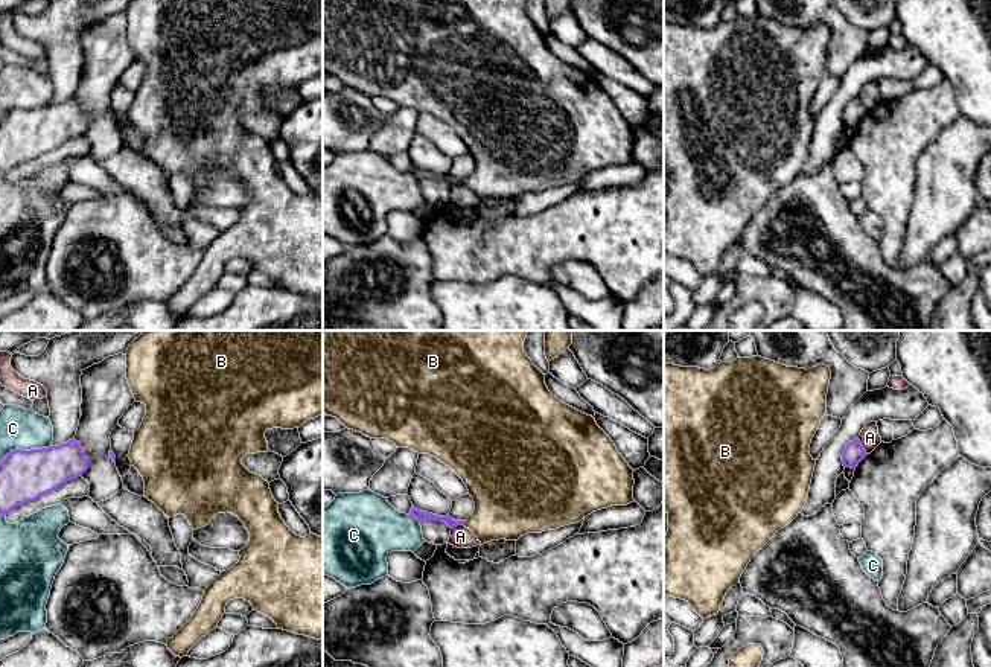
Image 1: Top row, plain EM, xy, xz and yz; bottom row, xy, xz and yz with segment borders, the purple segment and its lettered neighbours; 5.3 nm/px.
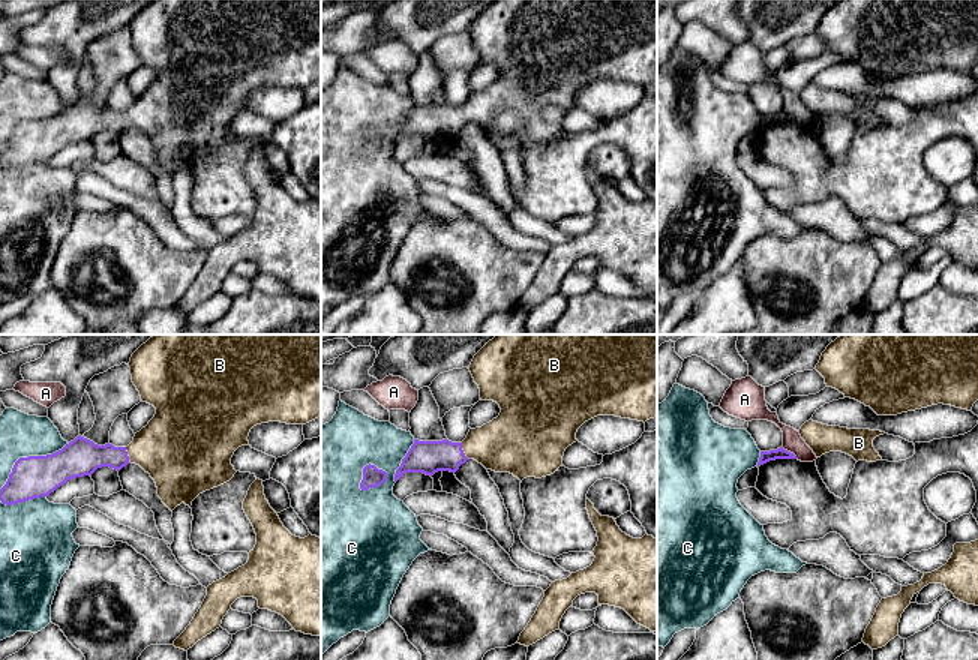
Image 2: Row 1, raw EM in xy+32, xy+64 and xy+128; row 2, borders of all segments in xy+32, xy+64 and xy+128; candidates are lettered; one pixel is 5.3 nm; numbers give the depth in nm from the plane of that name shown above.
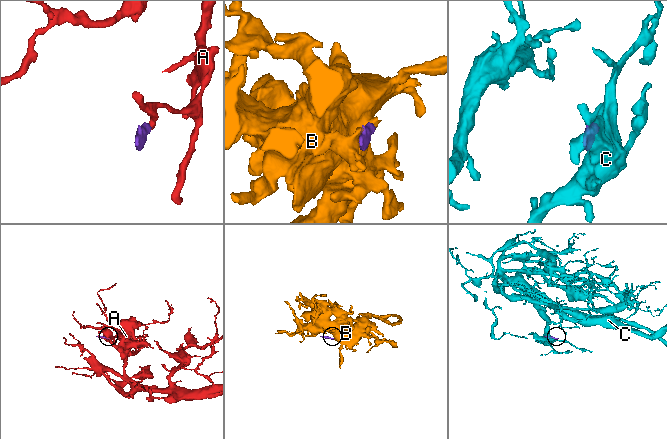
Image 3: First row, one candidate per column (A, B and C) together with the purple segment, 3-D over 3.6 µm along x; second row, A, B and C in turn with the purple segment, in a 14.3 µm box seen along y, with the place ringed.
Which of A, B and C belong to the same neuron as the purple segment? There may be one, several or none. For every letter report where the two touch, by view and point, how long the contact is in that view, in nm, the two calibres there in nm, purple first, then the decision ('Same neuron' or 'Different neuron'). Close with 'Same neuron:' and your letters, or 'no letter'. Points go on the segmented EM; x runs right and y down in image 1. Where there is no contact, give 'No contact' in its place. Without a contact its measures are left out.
A: Touches purple at yz (862, 446). Shared border 100 nm. Thickness 110 nm (purple) against 110 nm. Different neuron
B: Touches purple at xz (463, 523). Shared border 30 nm. Thickness 60 nm (purple) against 360 nm. Same neuron
C: Touches purple at xy (25, 451). Shared border 280 nm. Thickness 280 nm (purple) against 220 nm. Different neuron
Same neuron: B

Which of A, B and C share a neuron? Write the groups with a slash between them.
A / B / C

